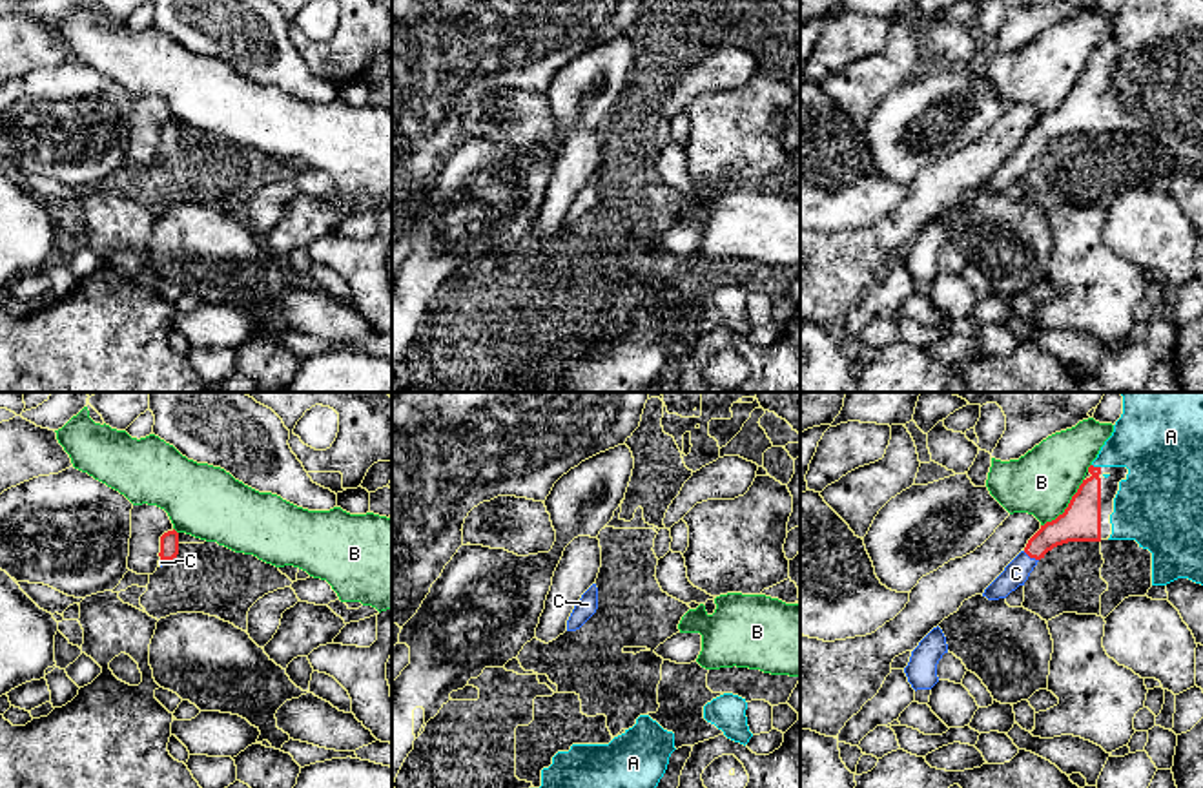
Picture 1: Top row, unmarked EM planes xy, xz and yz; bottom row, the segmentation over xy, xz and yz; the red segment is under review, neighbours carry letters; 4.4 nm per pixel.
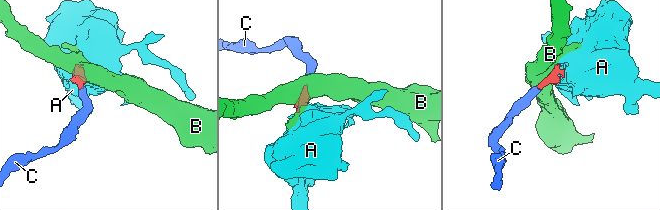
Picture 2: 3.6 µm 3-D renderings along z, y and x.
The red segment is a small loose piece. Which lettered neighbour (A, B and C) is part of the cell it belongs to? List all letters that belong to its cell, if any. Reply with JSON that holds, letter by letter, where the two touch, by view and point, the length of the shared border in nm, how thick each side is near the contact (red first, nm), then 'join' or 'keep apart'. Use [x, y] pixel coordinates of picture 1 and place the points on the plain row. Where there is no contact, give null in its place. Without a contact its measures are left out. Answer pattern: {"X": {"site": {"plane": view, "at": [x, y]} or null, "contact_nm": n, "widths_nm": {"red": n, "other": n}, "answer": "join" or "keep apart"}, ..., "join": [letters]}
{"A": {"site": {"plane": "yz", "at": [1096, 59]}, "contact_nm": 40, "widths_nm": {"red": 180, "other": 280}, "answer": "join"}, "B": {"site": {"plane": "yz", "at": [1069, 97]}, "contact_nm": 280, "widths_nm": {"red": 180, "other": 280}, "answer": "keep apart"}, "C": {"site": {"plane": "yz", "at": [1030, 148]}, "contact_nm": 80, "widths_nm": {"red": 160, "other": 110}, "answer": "join"}, "join": ["A", "C"]}

